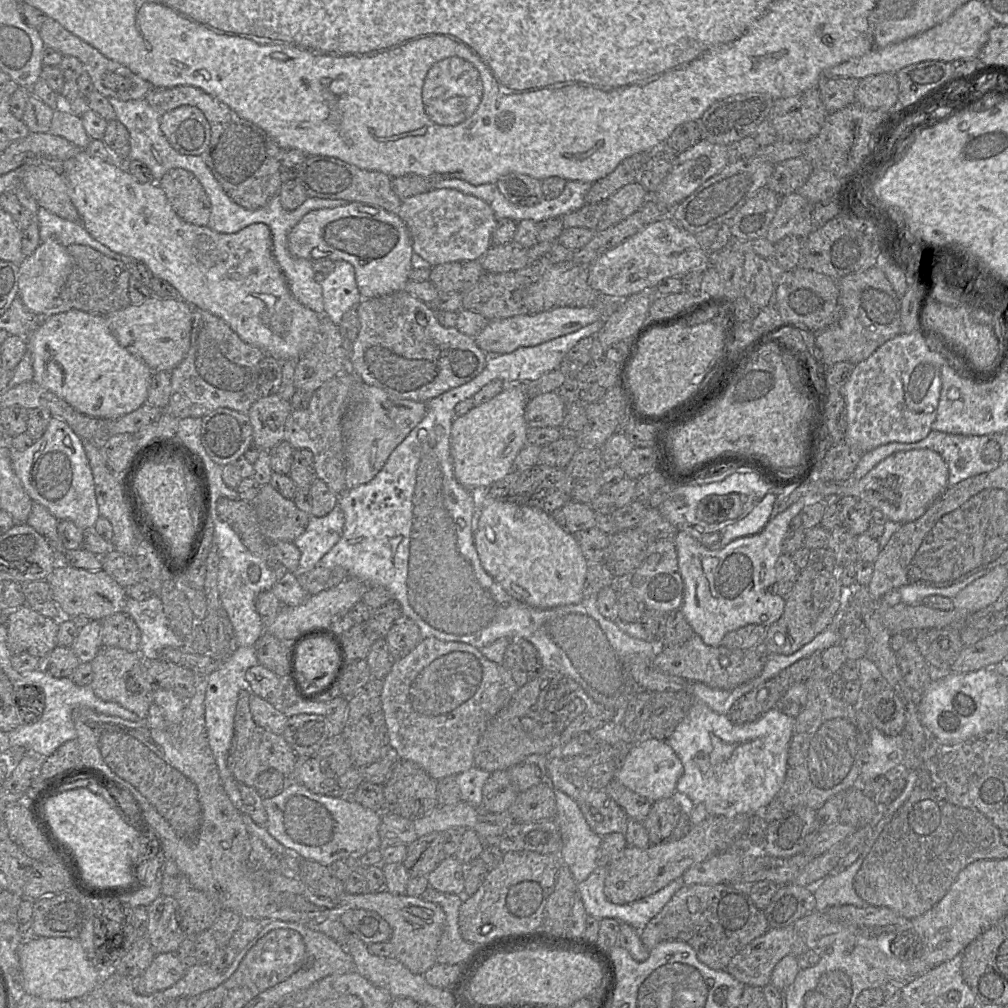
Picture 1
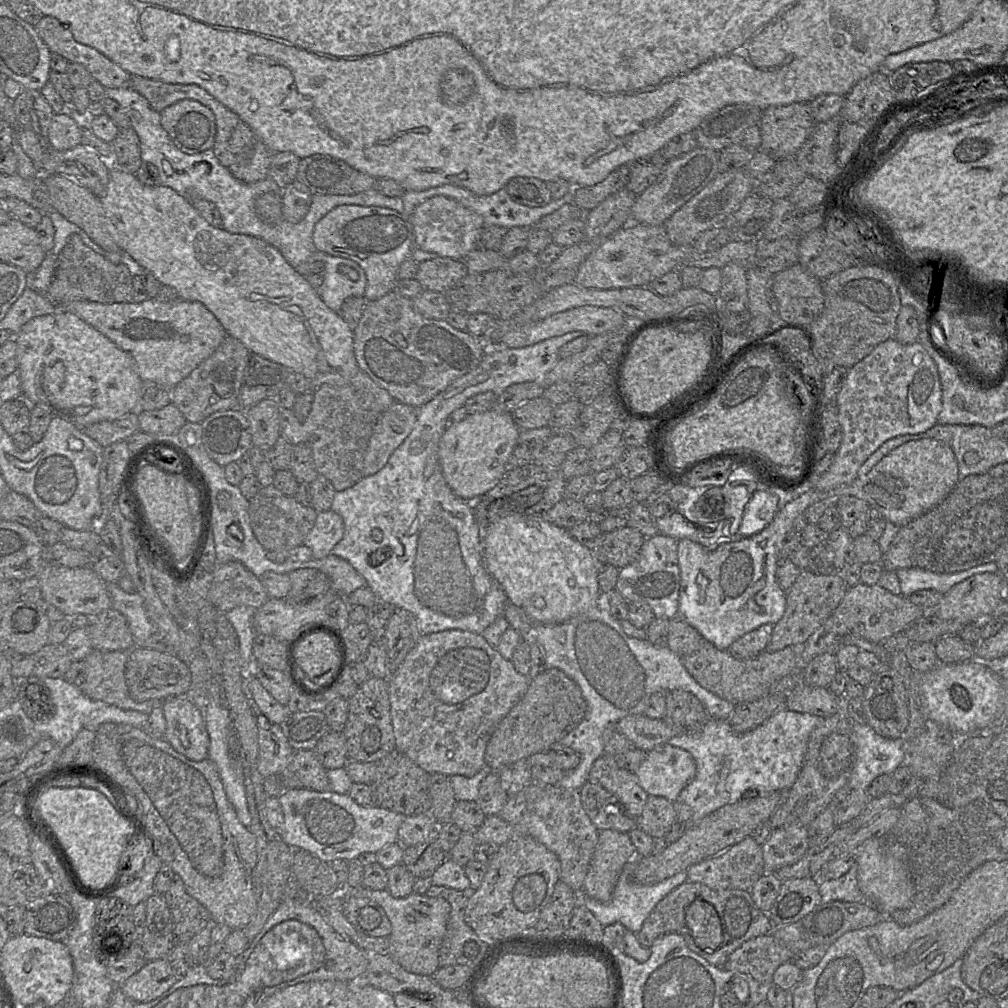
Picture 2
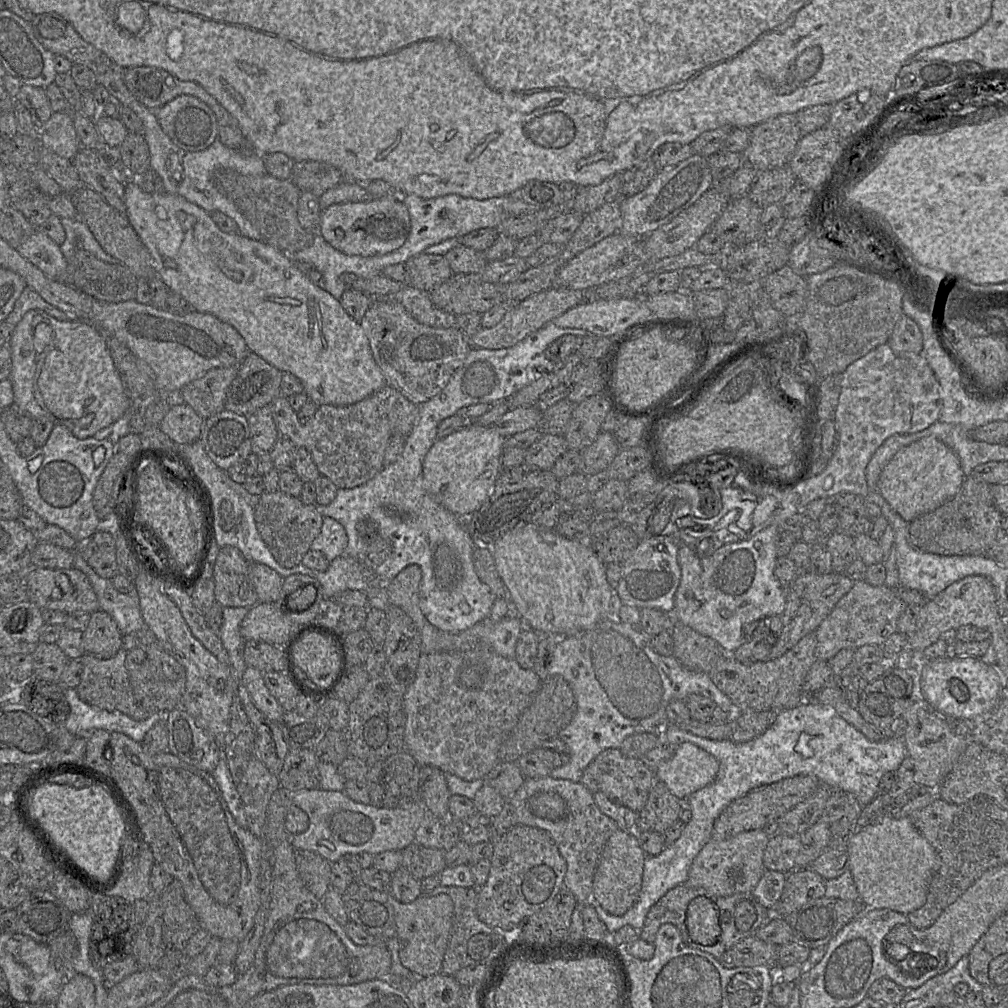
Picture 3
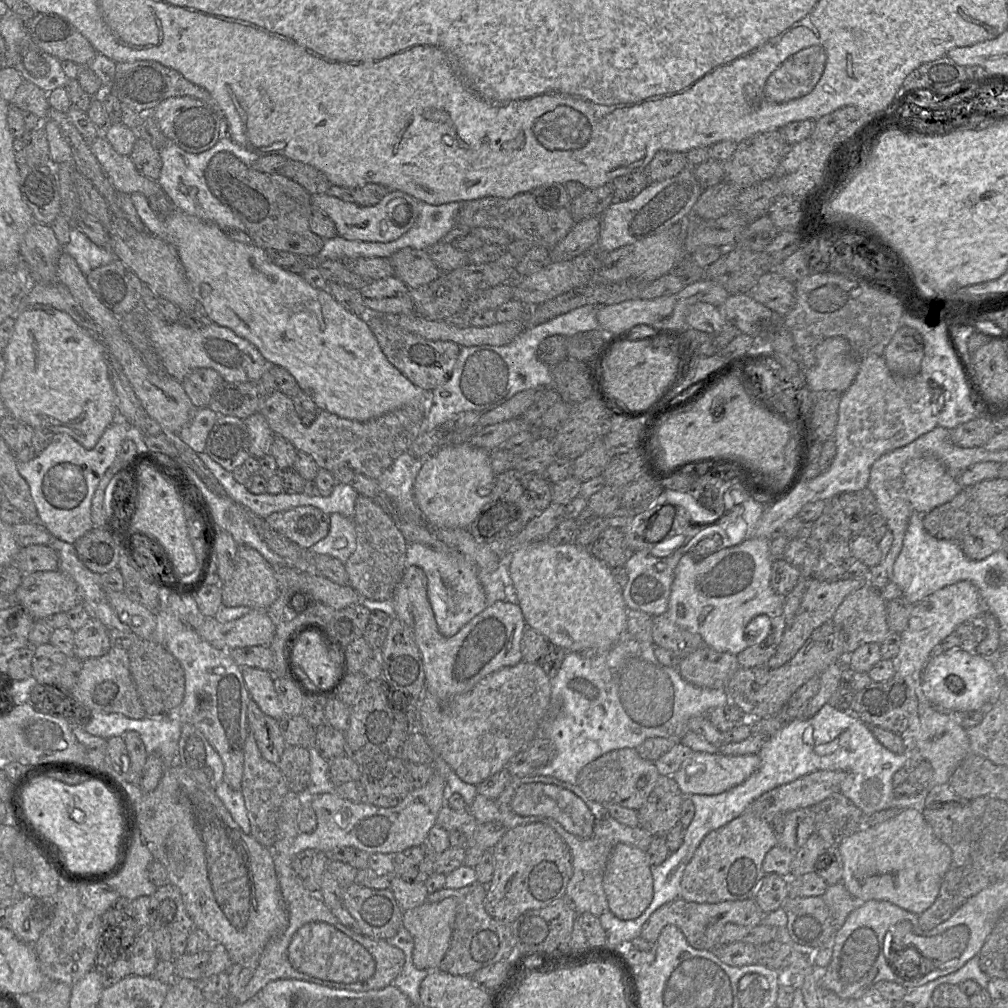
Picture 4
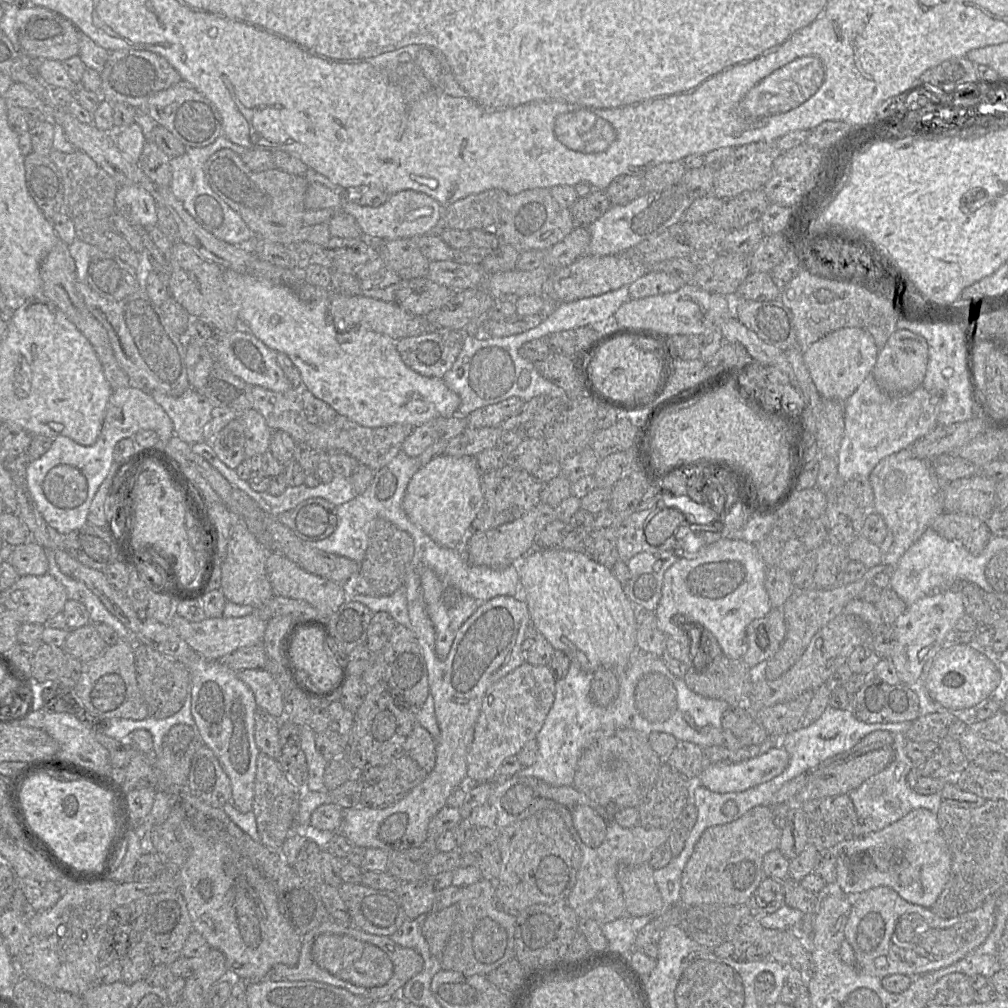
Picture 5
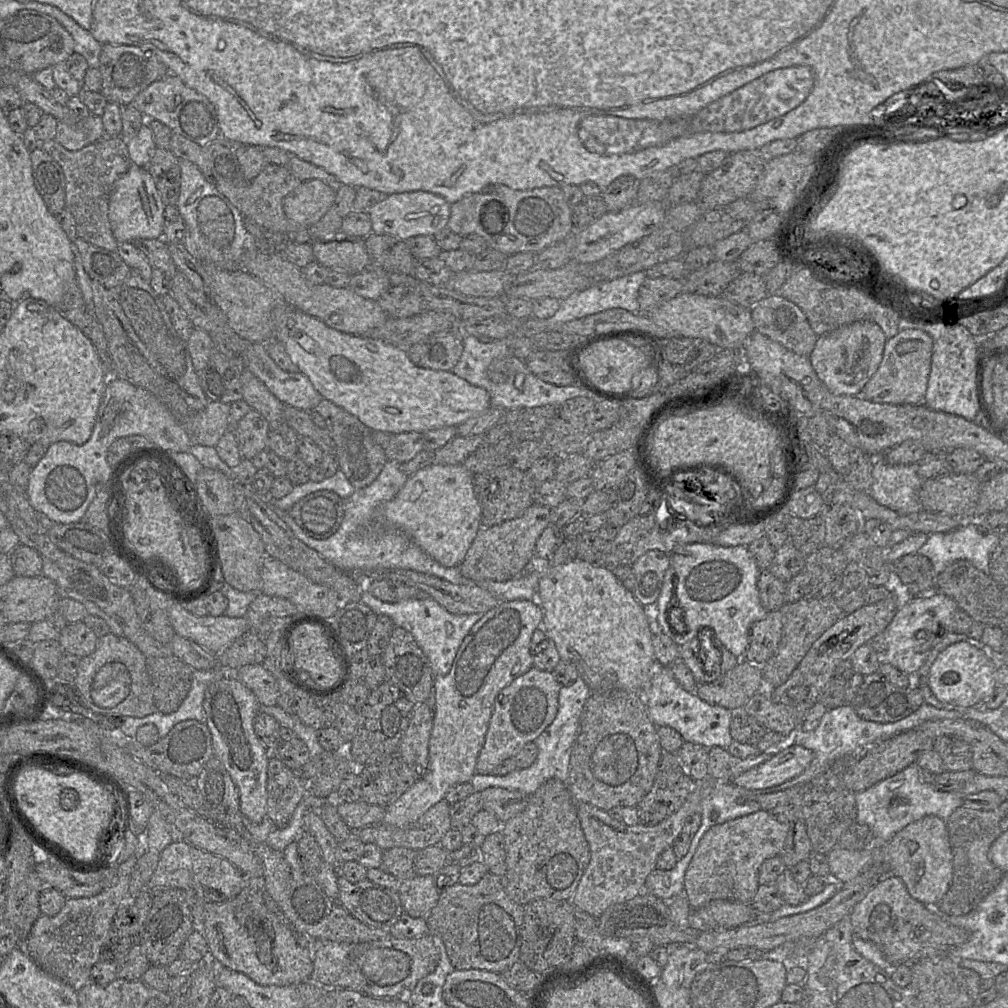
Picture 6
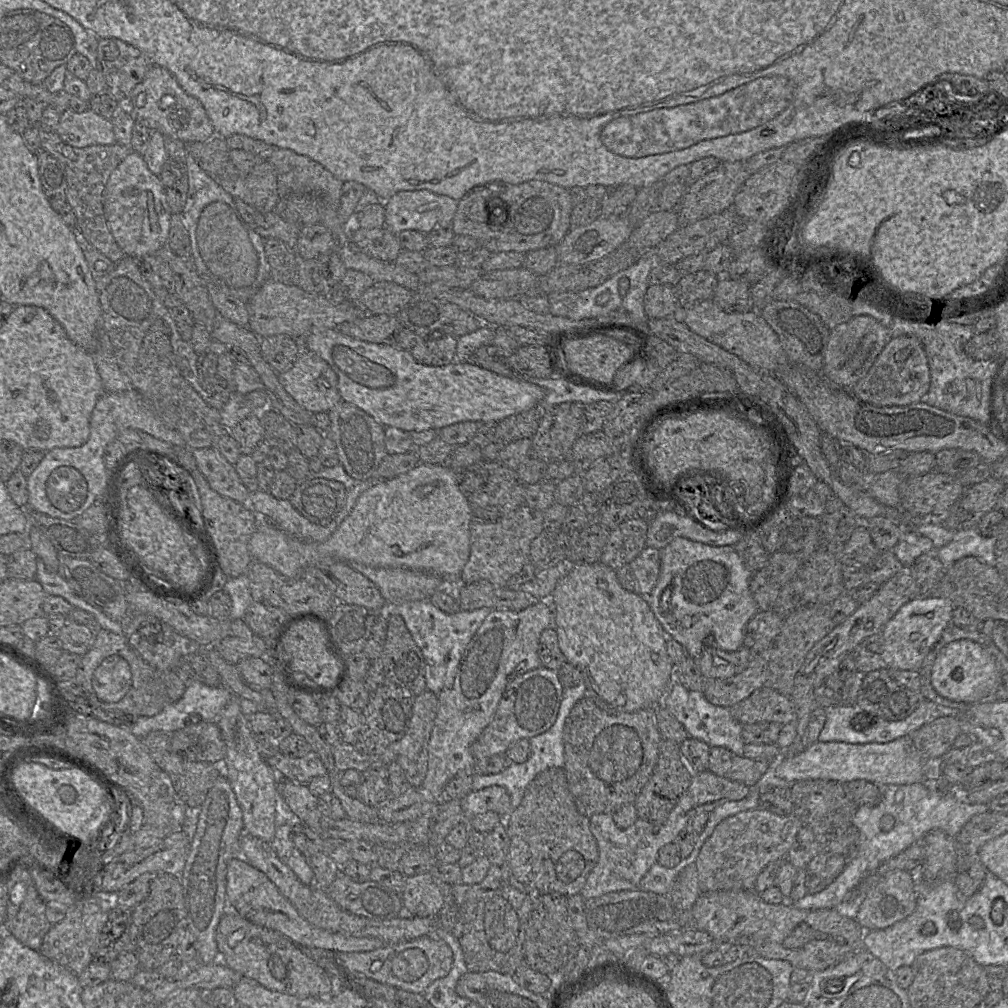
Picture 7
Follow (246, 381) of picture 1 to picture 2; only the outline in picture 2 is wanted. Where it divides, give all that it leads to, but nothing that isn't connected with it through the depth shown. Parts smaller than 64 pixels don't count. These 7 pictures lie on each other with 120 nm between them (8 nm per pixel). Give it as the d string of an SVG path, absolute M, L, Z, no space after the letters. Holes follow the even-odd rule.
M227 335L207 359L170 390L171 403L181 411L187 422L193 423L201 423L216 411L238 408L238 394L250 354L250 351L240 341Z

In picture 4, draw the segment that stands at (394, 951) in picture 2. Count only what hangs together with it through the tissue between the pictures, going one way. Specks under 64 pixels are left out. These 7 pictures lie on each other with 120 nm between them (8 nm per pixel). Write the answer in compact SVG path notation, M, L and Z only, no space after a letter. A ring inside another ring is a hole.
M448 897L438 902L428 902L404 911L403 924L414 941L412 961L419 970L439 970L439 965L443 960L452 937L454 922L457 913L457 900Z

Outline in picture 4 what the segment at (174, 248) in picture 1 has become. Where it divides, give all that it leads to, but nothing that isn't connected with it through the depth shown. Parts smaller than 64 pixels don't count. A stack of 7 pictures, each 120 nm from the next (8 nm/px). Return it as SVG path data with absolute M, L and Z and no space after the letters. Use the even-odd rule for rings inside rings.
M132 193L130 197L147 232L167 242L177 251L191 293L205 315L213 323L227 327L248 340L269 364L286 369L319 410L363 422L405 405L422 405L426 419L431 392L414 385L388 361L368 325L367 317L347 310L328 290L312 287L302 275L278 267L270 260L267 251L255 244L235 241L217 225L177 208L166 218L160 219L143 194Z

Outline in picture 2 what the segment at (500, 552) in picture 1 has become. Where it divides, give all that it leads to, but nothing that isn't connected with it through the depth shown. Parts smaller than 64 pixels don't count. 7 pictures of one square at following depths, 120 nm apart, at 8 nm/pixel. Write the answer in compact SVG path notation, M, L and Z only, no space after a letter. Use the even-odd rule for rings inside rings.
M510 515L498 520L485 532L482 556L508 601L521 608L533 623L565 622L596 606L601 595L597 581L600 564L593 551L545 517Z

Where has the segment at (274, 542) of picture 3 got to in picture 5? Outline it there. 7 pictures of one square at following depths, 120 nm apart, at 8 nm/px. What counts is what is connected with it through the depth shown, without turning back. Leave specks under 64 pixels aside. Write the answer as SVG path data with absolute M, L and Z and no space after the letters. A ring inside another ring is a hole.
M311 498L276 519L303 541L323 540L337 527L337 506L323 498Z

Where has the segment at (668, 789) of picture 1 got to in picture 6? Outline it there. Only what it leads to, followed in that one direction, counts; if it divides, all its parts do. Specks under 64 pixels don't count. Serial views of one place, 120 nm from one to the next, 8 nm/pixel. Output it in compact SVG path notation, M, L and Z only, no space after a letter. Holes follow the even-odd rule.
M790 740L770 759L740 774L731 782L749 790L779 785L801 774L813 758L811 750Z

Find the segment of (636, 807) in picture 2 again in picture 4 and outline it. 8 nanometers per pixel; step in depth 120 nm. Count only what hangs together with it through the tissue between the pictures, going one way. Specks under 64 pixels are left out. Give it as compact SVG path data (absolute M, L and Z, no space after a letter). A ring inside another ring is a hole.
M621 748L585 765L578 774L577 785L588 798L598 803L614 803L637 811L647 801L659 776L655 763L642 758L636 748Z

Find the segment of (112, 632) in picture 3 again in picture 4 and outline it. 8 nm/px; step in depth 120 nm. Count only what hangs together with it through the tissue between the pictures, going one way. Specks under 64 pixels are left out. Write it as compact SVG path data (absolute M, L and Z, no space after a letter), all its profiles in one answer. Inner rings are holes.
M95 618L74 634L74 655L82 661L103 656L111 647L108 628Z

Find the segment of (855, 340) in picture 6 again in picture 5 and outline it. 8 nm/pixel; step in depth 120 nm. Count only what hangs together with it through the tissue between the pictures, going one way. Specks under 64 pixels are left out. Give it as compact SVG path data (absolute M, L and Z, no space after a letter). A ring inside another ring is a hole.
M847 327L835 330L802 351L805 365L823 399L847 400L872 372L879 348L872 335L864 329Z

